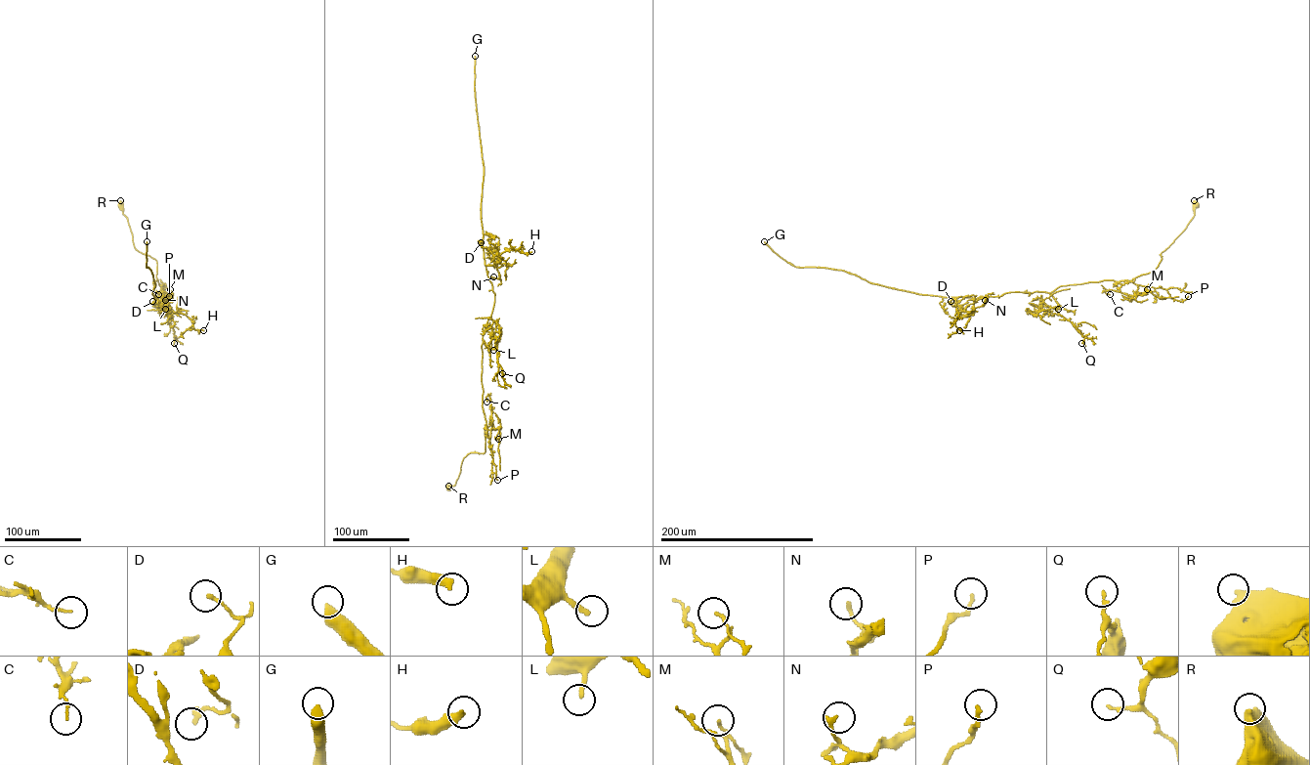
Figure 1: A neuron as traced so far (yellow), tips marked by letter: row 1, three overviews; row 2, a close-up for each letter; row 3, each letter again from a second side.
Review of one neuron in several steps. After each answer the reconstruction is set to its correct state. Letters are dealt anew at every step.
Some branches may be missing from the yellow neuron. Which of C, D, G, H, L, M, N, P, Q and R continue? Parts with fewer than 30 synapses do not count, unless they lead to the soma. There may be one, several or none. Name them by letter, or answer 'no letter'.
G, L

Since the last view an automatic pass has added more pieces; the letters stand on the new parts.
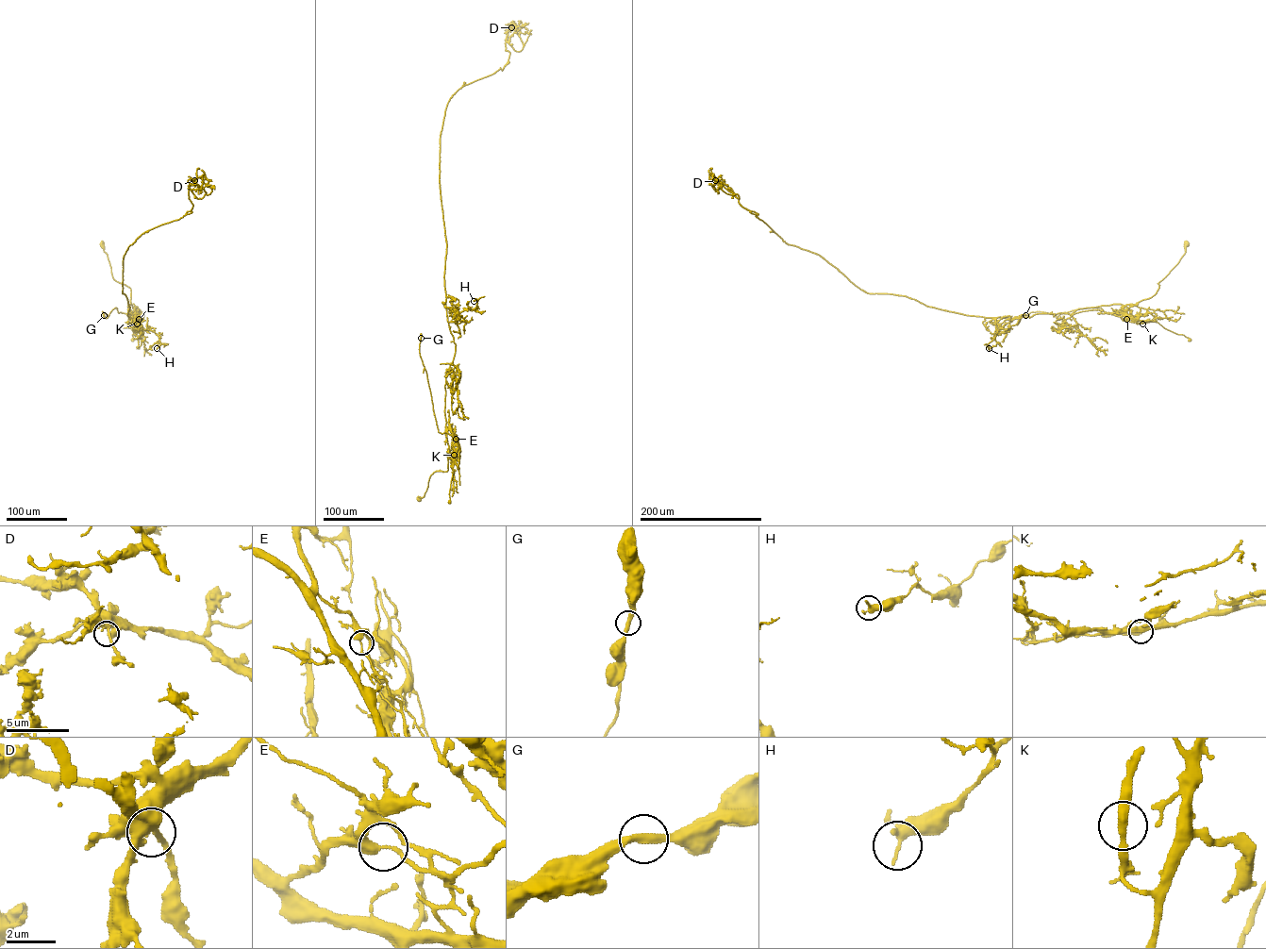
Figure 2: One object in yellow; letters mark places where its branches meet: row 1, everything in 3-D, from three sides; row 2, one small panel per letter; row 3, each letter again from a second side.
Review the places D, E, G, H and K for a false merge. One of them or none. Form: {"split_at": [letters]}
{"split_at": ["E"]}

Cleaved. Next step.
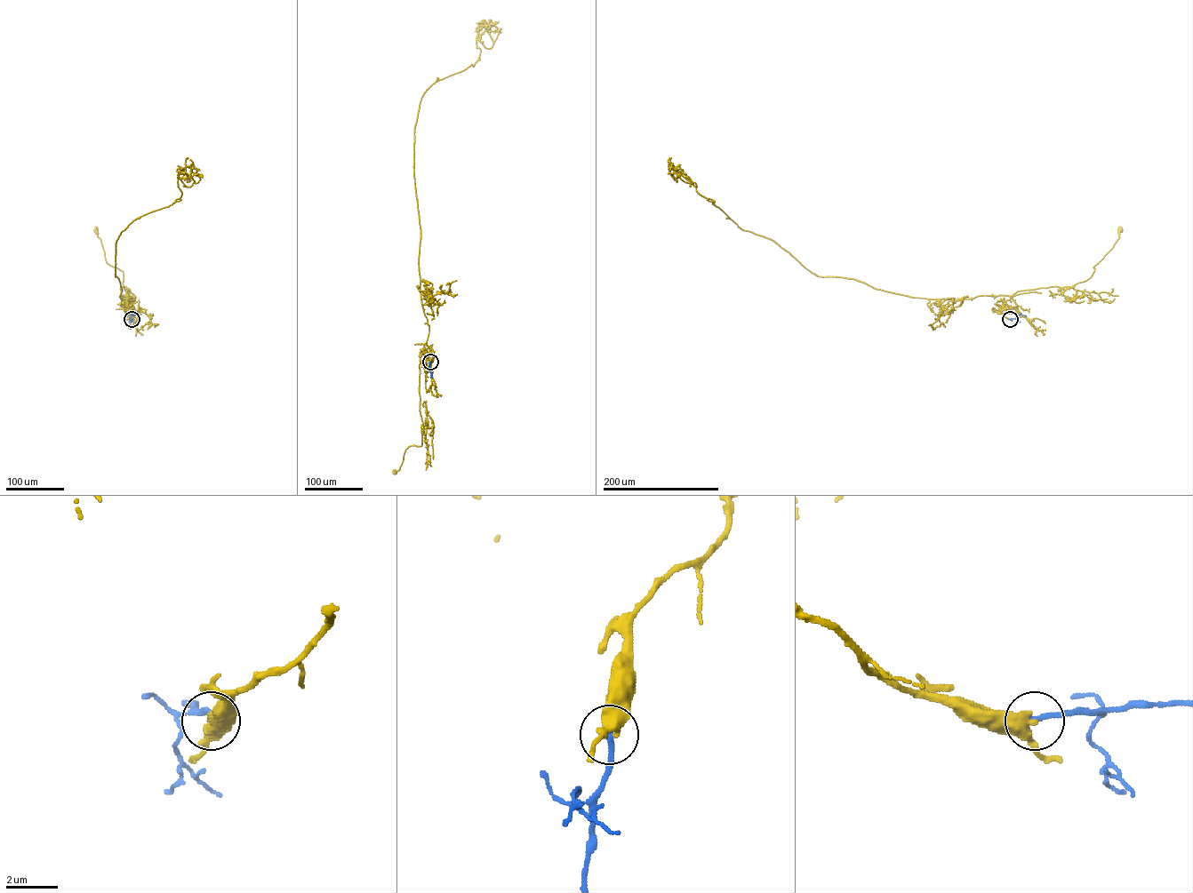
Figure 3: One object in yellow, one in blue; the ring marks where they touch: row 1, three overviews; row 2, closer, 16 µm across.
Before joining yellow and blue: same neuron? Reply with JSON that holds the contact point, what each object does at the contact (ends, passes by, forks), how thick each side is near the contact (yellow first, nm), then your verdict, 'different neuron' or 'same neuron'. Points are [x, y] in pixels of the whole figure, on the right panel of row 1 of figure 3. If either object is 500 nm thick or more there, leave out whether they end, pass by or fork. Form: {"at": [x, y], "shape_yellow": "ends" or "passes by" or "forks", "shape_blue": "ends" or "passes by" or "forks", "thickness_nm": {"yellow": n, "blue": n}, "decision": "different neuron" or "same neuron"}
{"at": [1010, 319], "shape_yellow": "passes by", "shape_blue": "ends", "thickness_nm": {"yellow": 420, "blue": 220}, "decision": "different neuron"}

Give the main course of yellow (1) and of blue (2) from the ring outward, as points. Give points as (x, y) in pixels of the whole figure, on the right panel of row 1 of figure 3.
1: (1010, 319), (1001, 312), (1015, 306), (1011, 296), (1018, 291), (1071, 287), (1088, 279), (1120, 229)
2: (1010, 319), (1020, 314), (1026, 316)

